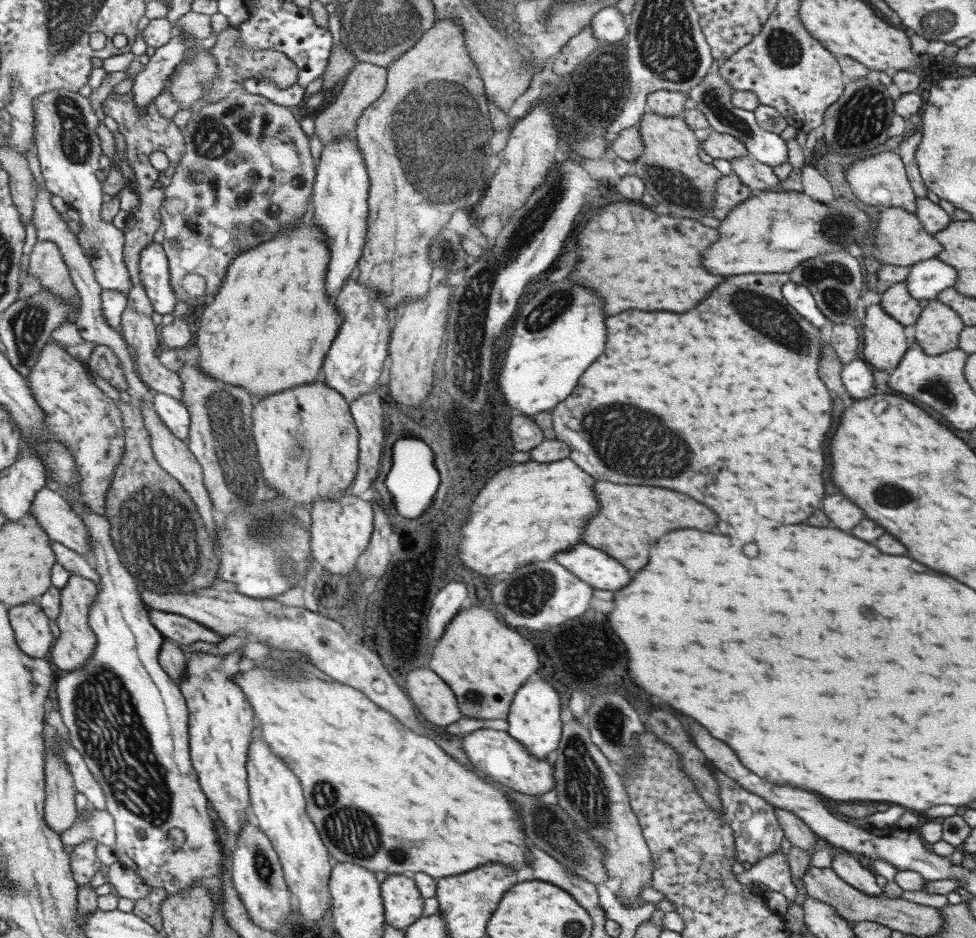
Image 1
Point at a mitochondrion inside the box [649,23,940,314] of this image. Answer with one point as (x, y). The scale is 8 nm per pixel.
(860, 121)

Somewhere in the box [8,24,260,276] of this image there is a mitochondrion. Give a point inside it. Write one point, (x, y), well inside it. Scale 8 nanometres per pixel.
(76, 138)

